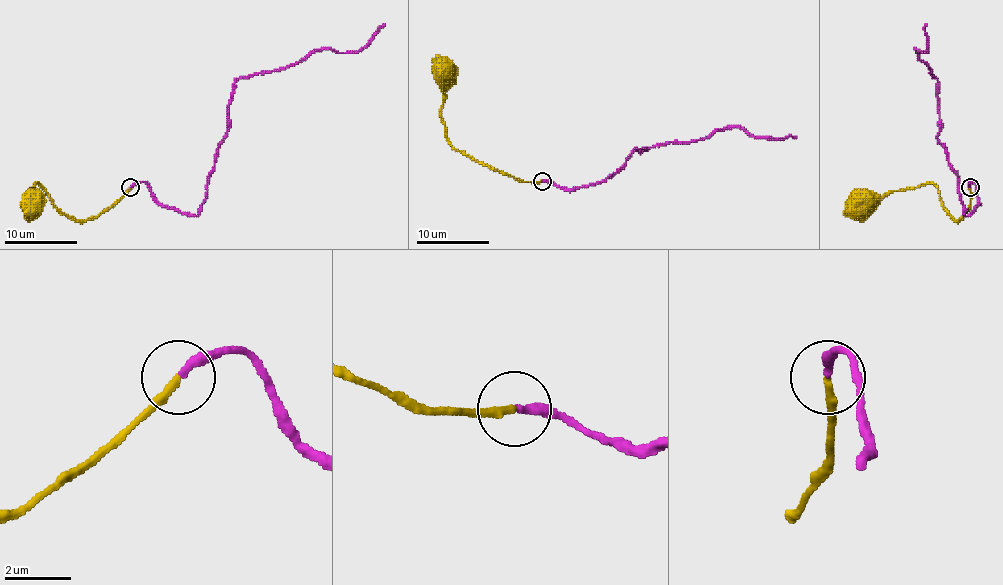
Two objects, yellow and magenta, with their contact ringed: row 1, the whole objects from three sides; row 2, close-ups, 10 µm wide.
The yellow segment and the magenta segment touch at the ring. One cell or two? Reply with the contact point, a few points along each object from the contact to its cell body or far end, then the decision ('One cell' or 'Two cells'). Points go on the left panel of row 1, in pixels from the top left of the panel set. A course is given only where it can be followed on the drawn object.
Place: (130, 187). Course of yellow: (131, 187), (96, 216), (71, 220), (53, 203), (38, 183), (29, 191), (40, 203), (35, 207). Course of magenta: (131, 187), (144, 182), (158, 203), (196, 216), (225, 138), (232, 85), (316, 51), (358, 53), (385, 24). One cell

